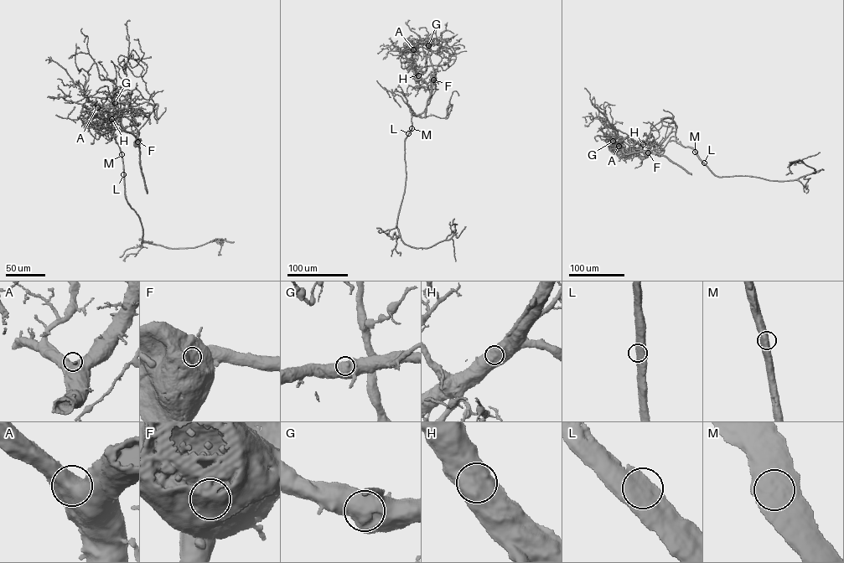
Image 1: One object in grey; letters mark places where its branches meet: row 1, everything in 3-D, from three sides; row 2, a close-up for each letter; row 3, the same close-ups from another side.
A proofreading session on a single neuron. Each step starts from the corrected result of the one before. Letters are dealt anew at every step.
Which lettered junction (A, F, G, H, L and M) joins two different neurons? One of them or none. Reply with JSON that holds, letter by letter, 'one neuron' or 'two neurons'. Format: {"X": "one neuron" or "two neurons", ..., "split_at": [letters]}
{"A": "one neuron", "F": "two neurons", "G": "one neuron", "H": "one neuron", "L": "one neuron", "M": "one neuron", "split_at": ["F"]}

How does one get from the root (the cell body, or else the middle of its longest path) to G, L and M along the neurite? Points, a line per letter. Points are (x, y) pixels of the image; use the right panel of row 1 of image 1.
G: (647, 155), (637, 142), (643, 140), (641, 145), (626, 149), (613, 145), (613, 141)
L: (647, 155), (638, 141), (644, 141), (653, 126), (669, 118), (675, 123), (676, 142), (691, 147), (704, 162)
M: (647, 155), (638, 141), (644, 141), (653, 126), (667, 118), (675, 123), (676, 142), (695, 152)

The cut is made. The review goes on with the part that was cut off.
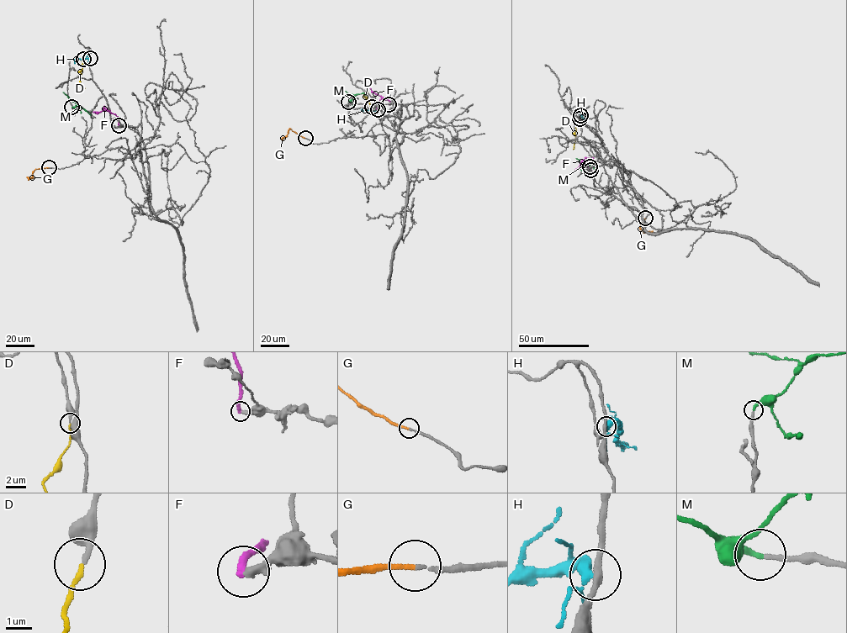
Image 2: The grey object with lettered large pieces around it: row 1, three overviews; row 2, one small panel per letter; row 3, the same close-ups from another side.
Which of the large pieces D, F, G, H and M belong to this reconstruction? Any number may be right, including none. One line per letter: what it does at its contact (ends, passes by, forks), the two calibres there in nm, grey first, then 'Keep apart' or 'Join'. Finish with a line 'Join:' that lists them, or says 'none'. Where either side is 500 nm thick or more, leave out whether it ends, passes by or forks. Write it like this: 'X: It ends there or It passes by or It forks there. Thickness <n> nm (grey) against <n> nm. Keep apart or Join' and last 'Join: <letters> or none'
D: It ends there. Thickness 200 nm (grey) against 170 nm. Join
F: It ends there. Thickness 300 nm (grey) against 280 nm. Keep apart
G: It ends there. Thickness 140 nm (grey) against 160 nm. Join
H: It forks there. Thickness 240 nm (grey) against 240 nm. Keep apart
M: It ends there. Thickness 180 nm (grey) against 240 nm. Join
Join: D, G, M

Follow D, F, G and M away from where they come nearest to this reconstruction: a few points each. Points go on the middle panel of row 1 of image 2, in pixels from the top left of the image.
D: (372, 107), (363, 96), (367, 92)
F: (389, 104), (391, 102), (370, 88)
G: (305, 138), (290, 129), (281, 139)
M: (348, 102), (355, 95), (345, 91)

